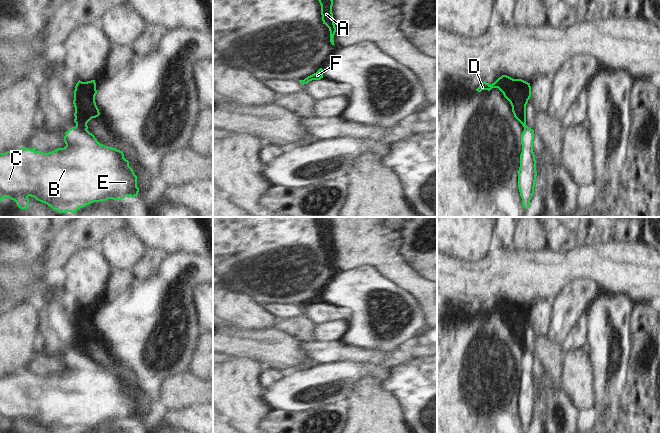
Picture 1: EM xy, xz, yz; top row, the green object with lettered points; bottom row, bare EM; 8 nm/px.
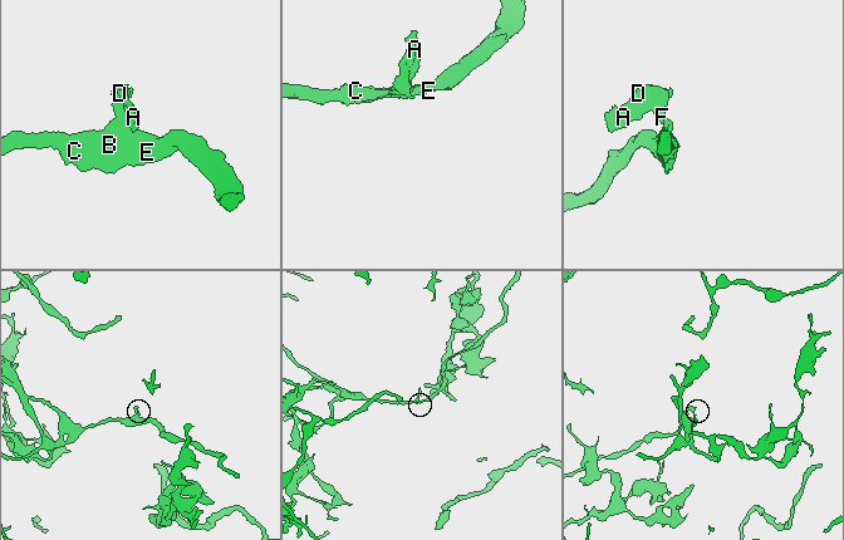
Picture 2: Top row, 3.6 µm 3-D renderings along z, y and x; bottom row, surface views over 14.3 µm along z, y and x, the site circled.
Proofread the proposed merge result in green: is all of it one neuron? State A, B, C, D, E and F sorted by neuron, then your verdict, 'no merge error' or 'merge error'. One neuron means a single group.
A D F / B C E; merge error

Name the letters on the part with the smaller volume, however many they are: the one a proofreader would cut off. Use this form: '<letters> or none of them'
A, D, F

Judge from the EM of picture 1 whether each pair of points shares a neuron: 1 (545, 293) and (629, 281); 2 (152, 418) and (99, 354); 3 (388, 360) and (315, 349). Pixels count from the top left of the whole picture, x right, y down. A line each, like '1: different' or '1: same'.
1: same
2: same
3: same

